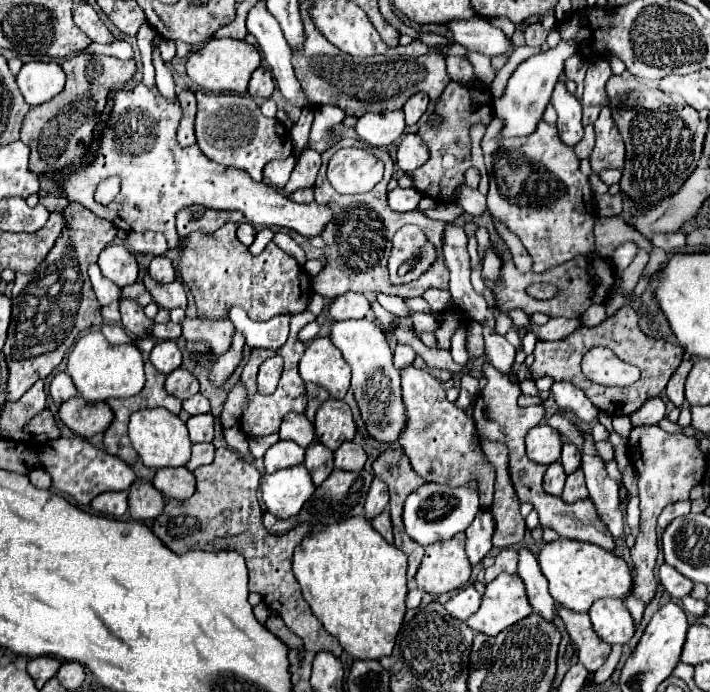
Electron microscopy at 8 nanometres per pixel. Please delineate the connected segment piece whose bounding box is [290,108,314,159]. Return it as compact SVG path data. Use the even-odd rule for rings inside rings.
M304 108L301 112L300 120L298 124L294 124L290 128L290 137L293 144L293 155L296 159L300 156L300 151L304 149L304 146L308 144L308 136L310 136L310 126L312 126L312 120L314 120L314 114L310 108Z

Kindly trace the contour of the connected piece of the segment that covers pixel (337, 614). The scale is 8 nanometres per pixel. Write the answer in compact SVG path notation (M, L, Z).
M352 516L330 526L314 526L294 550L294 576L302 586L304 600L324 628L336 636L342 648L354 658L378 660L390 656L394 638L406 614L406 554L388 544L364 516Z

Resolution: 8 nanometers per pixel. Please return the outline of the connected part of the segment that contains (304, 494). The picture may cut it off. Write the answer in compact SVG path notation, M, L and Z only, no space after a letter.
M302 464L274 474L264 472L262 476L262 500L266 510L276 518L296 516L312 492L314 484Z

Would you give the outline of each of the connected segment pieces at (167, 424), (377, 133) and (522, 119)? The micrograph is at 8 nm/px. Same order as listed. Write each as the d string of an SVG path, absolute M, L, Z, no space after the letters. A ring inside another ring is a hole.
M164 408L138 410L130 418L128 436L130 436L130 442L132 442L134 450L138 452L138 456L142 458L142 462L148 468L184 466L190 460L190 448L192 448L193 444L190 442L190 438L188 438L186 424L176 414L172 414L172 412L164 410Z
M382 112L382 114L364 114L358 118L354 130L360 140L372 144L372 146L388 146L396 142L404 132L404 112Z
M562 40L558 48L548 50L546 54L536 54L516 68L516 72L512 74L512 78L506 86L506 94L502 98L494 100L494 116L502 118L506 122L502 136L528 136L530 132L534 132L538 120L542 118L542 114L550 102L550 96L552 96L552 90L554 90L558 78L564 72L564 60L576 52L578 52L576 42Z

